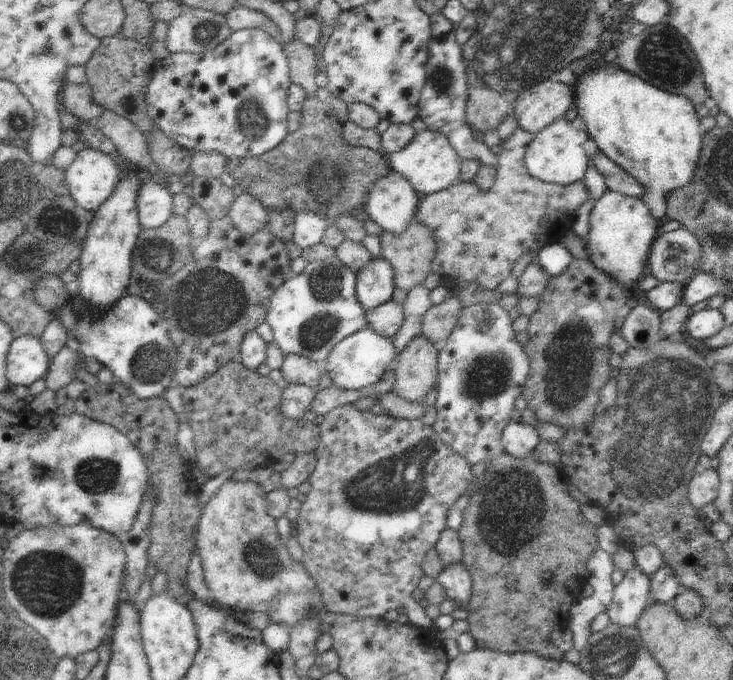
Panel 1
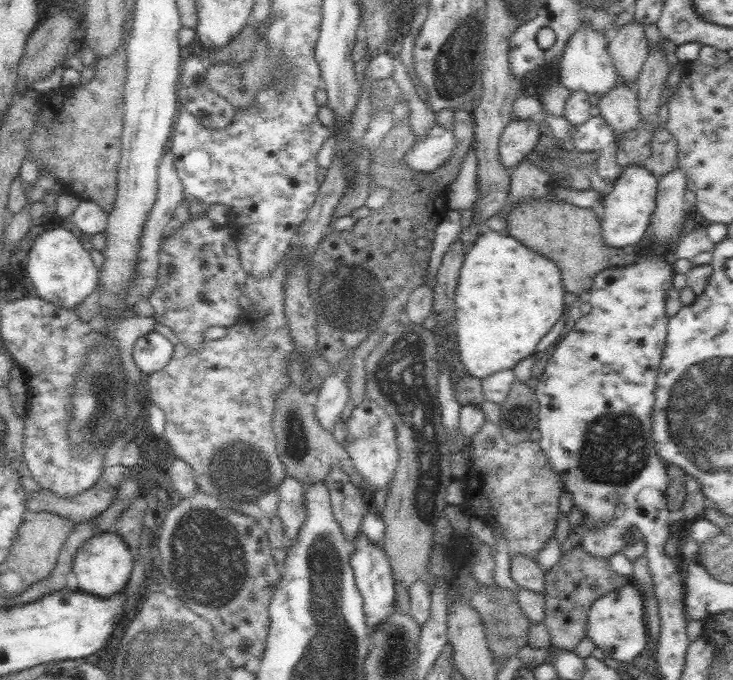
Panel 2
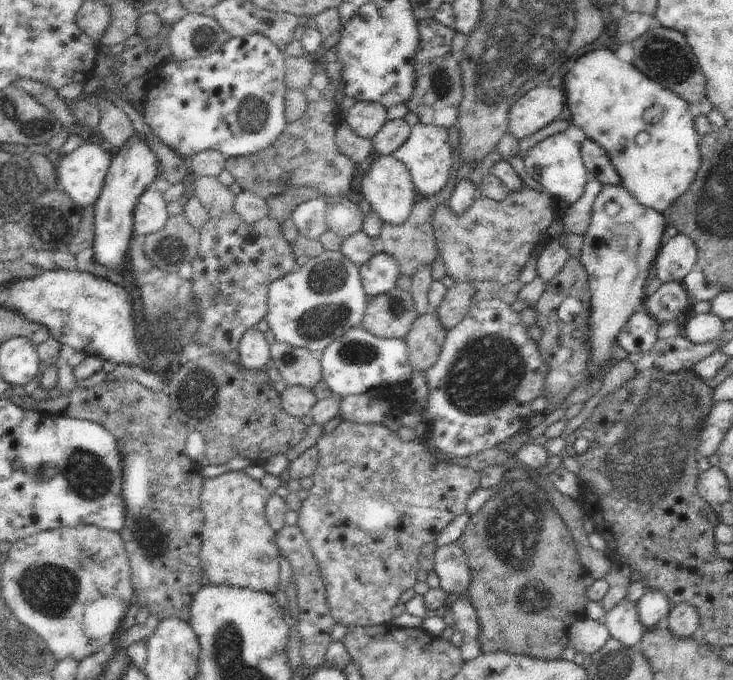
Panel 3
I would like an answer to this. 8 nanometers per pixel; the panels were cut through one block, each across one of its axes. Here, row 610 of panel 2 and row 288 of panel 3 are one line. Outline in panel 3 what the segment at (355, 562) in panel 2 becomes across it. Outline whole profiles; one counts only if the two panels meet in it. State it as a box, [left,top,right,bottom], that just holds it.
[360,252,400,298]

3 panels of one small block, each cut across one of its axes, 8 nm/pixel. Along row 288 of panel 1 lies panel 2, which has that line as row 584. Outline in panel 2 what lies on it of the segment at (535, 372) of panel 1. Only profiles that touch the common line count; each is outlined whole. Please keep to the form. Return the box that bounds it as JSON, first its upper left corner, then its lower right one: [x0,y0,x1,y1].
[545,544,631,651]

